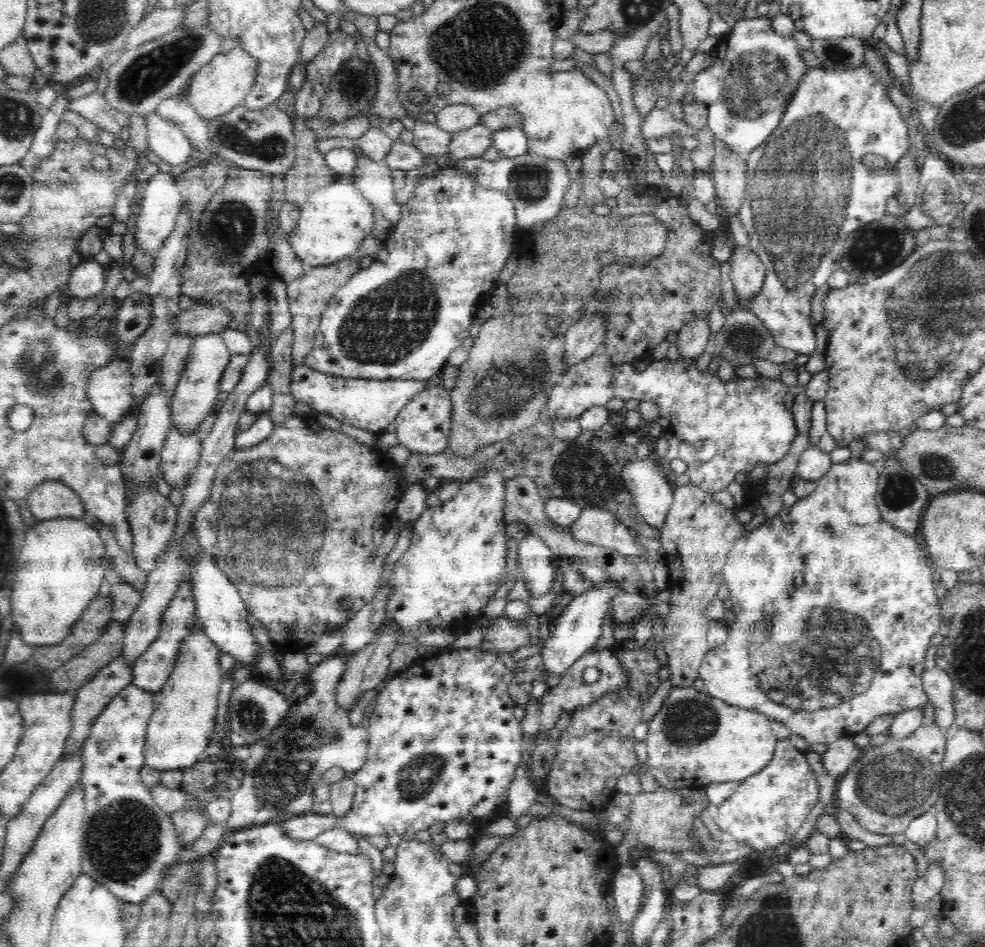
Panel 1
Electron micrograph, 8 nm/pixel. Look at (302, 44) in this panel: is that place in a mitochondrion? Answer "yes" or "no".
no

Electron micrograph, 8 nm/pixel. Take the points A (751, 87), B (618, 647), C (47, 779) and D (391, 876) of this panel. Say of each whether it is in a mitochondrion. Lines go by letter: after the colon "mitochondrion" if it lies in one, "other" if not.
A: mitochondrion
B: other
C: other
D: other

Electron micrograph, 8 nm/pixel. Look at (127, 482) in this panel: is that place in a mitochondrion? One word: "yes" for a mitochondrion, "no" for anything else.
no

